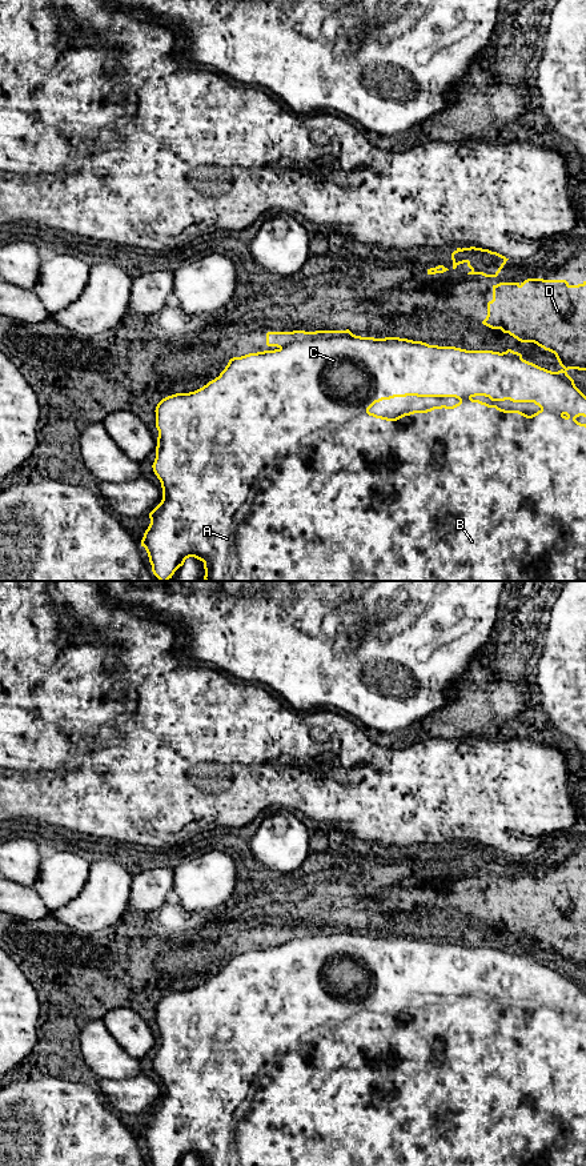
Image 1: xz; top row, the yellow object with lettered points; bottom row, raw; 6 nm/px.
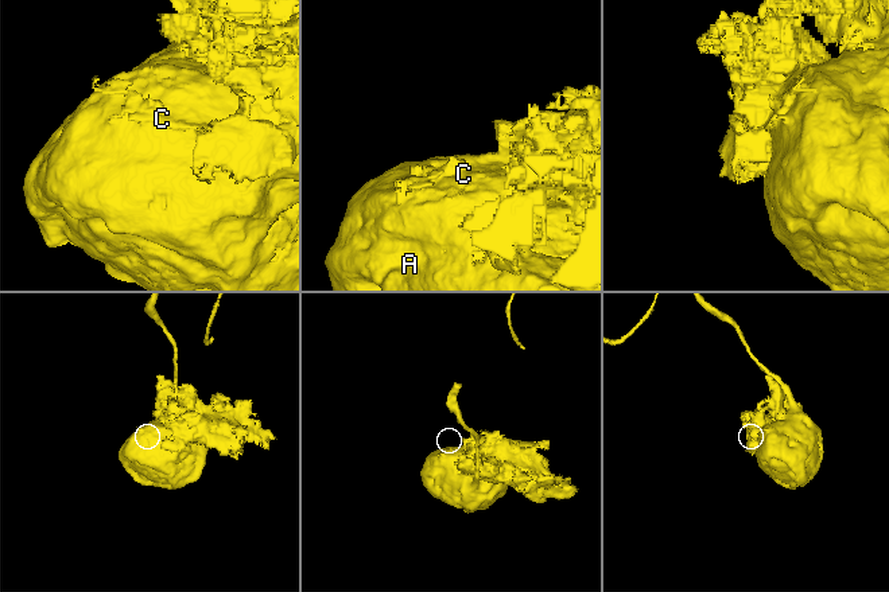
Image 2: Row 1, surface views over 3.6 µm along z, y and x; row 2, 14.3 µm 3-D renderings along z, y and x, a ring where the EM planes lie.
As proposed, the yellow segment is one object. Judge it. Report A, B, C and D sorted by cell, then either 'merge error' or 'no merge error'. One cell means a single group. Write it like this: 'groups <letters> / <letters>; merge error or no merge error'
groups A B C D; no merge error

